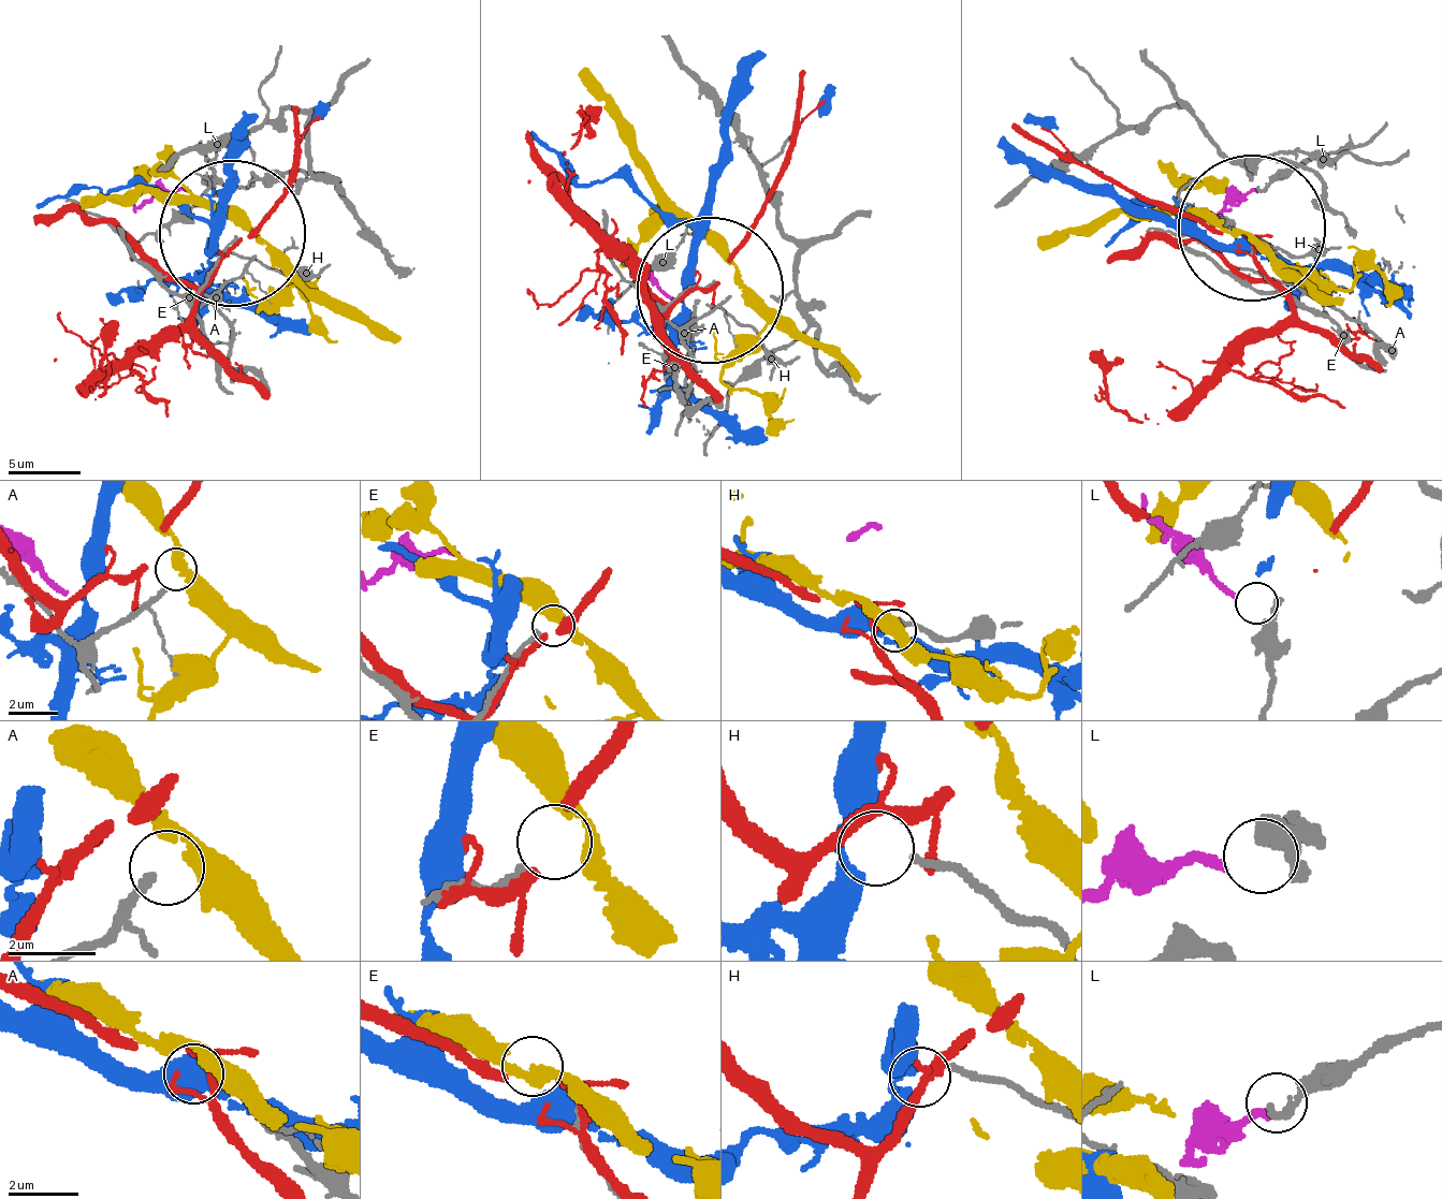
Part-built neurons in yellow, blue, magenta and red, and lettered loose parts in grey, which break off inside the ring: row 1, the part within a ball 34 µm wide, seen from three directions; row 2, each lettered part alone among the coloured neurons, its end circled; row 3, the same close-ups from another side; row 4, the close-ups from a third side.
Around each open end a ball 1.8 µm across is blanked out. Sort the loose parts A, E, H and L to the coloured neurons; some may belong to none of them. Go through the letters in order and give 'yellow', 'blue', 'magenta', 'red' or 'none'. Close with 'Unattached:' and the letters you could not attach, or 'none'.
A: none
E: none
H: blue
L: magenta
Unattached: A, E

